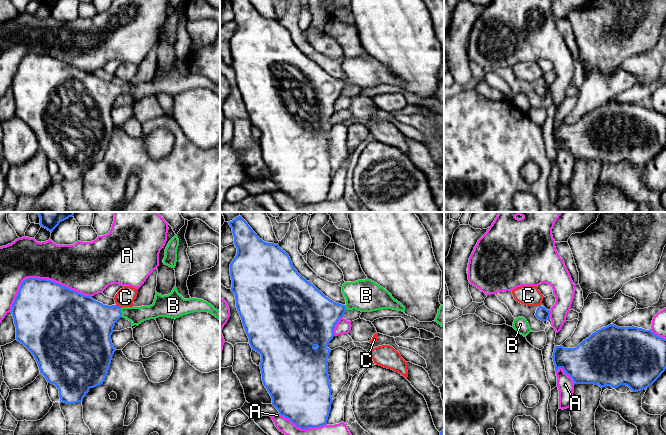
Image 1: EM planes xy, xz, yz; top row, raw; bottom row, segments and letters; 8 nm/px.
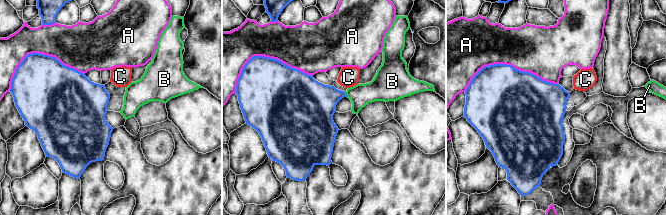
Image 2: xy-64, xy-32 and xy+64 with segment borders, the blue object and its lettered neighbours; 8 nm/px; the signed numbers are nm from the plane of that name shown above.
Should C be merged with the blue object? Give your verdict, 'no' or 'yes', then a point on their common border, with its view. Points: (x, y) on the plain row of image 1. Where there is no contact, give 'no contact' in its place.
no; contact xy (118, 82)

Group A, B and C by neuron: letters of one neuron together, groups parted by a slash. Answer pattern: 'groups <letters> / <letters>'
groups A / B / C

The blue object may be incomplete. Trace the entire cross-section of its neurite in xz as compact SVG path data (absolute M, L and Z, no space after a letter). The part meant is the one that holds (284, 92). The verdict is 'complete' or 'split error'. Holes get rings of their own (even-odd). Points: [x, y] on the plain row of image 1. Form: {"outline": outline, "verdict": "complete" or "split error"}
{"outline": "M229 0L234 12L237 30L230 40L231 67L235 71L236 84L241 93L252 126L261 131L262 157L272 174L272 181L279 190L301 205L320 203L327 200L332 172L328 151L327 134L331 126L327 123L333 115L334 104L347 86L372 88L393 85L405 88L405 83L376 58L365 55L345 58L342 69L346 80L330 76L313 60L302 53L294 44L289 31L278 20L260 15L248 0Z", "verdict": "split error"}

